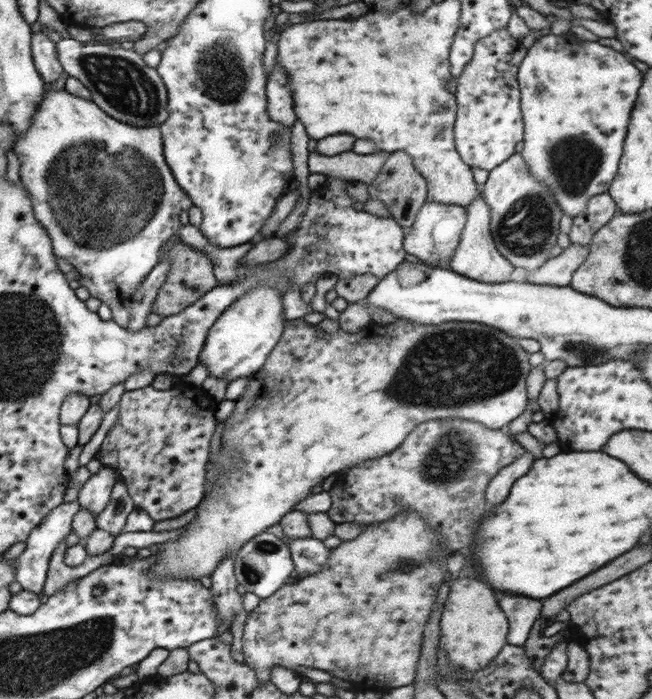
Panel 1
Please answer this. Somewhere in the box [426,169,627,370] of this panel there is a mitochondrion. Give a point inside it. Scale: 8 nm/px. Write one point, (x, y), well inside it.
(526, 228)

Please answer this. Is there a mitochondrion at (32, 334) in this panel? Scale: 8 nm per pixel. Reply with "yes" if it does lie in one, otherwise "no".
yes

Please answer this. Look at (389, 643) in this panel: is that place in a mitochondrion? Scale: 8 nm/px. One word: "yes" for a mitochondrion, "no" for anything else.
no

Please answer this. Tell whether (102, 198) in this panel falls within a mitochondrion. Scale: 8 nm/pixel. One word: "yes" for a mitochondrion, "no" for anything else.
yes

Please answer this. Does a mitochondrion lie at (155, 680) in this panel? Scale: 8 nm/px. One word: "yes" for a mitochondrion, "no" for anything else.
no

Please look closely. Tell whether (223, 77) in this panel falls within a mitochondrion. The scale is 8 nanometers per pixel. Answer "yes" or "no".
yes

